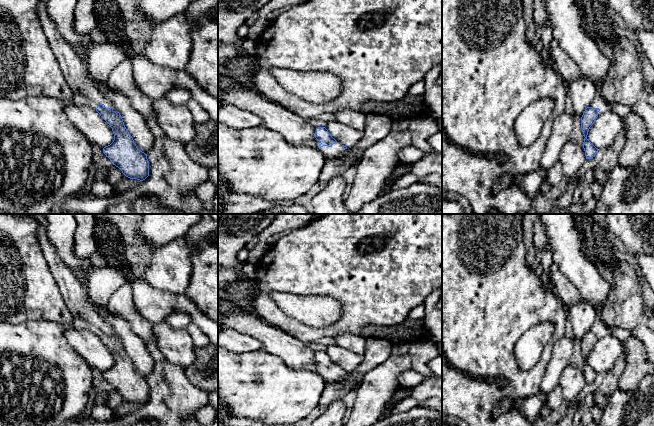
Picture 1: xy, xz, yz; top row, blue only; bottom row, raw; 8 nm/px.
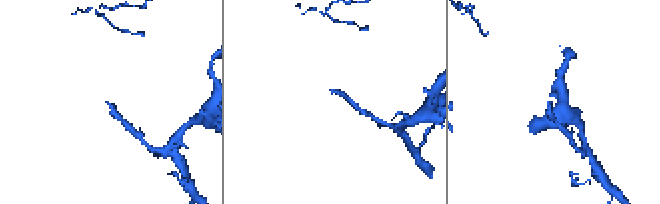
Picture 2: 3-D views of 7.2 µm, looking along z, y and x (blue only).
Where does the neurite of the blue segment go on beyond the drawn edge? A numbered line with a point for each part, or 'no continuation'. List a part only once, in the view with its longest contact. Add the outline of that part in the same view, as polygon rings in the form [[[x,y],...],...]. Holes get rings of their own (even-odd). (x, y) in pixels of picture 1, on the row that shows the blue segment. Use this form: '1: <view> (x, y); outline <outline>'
1: xy (86, 93); outline [[[39,0],[37,12],[62,74],[73,91],[72,101],[78,106],[87,106],[95,111],[98,104],[104,104],[106,108],[112,108],[116,112],[111,101],[88,79],[86,64],[75,55],[69,43],[57,31],[47,13],[47,0]]]

